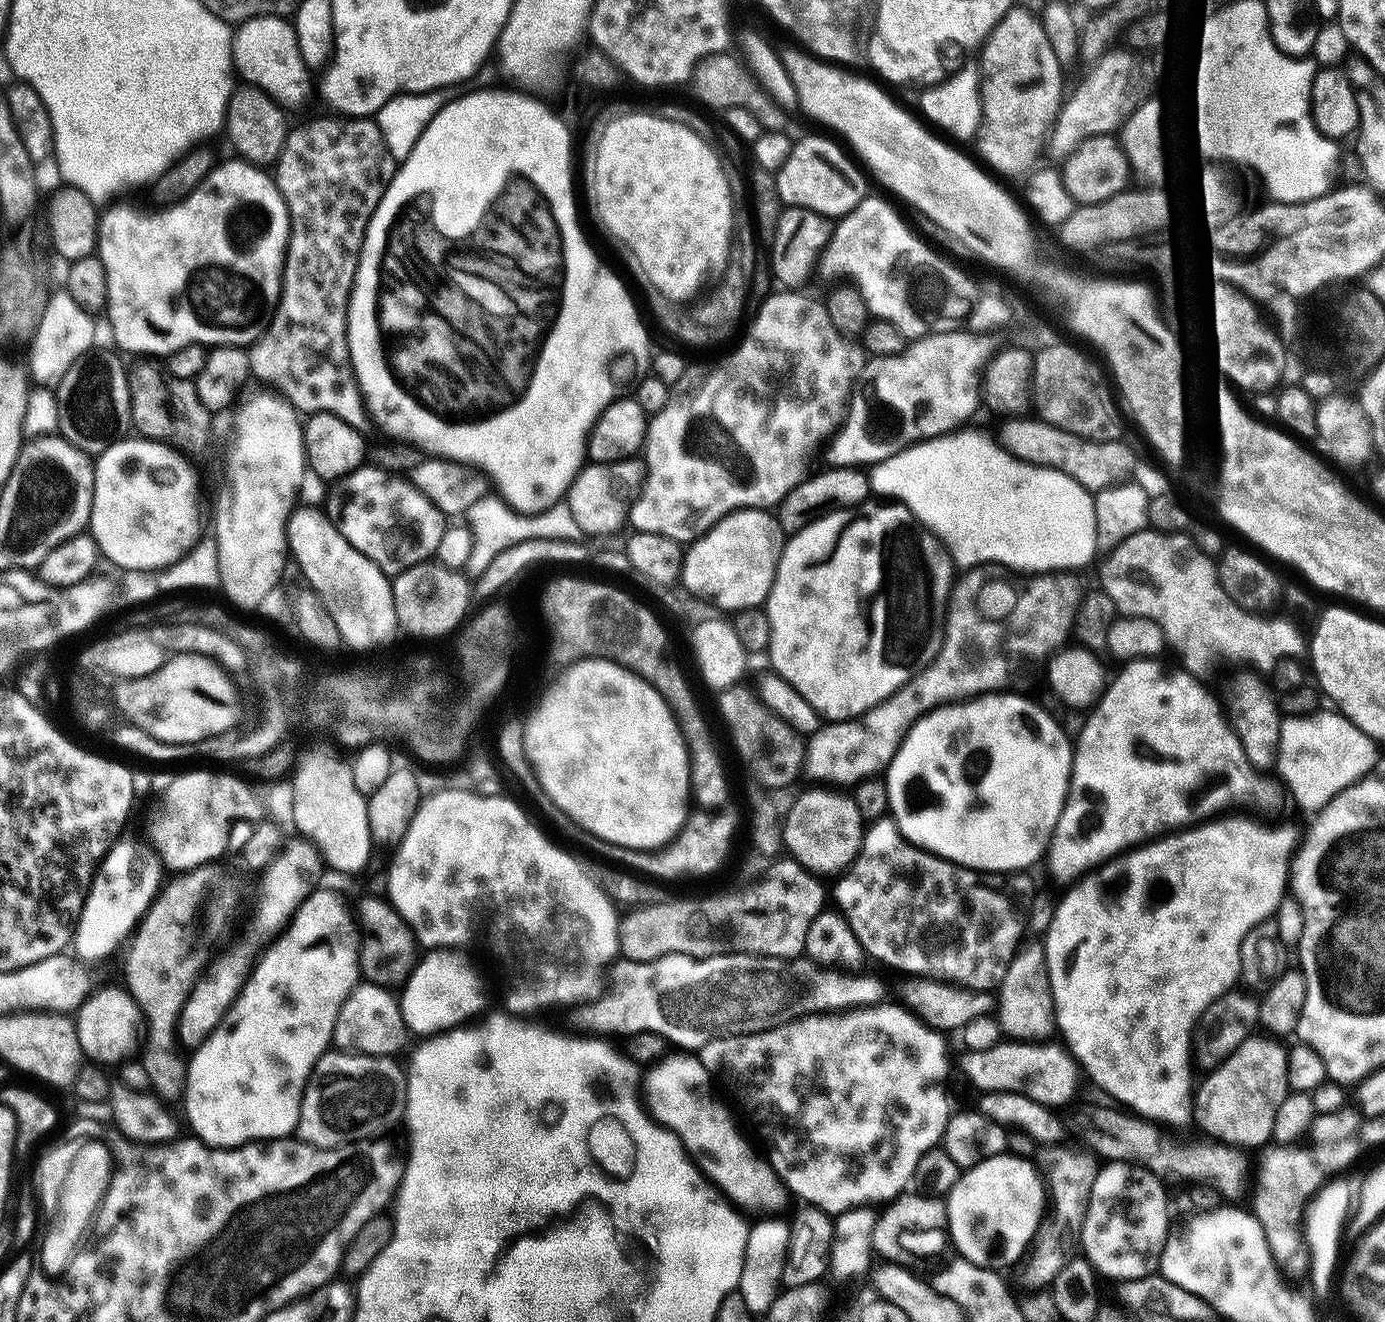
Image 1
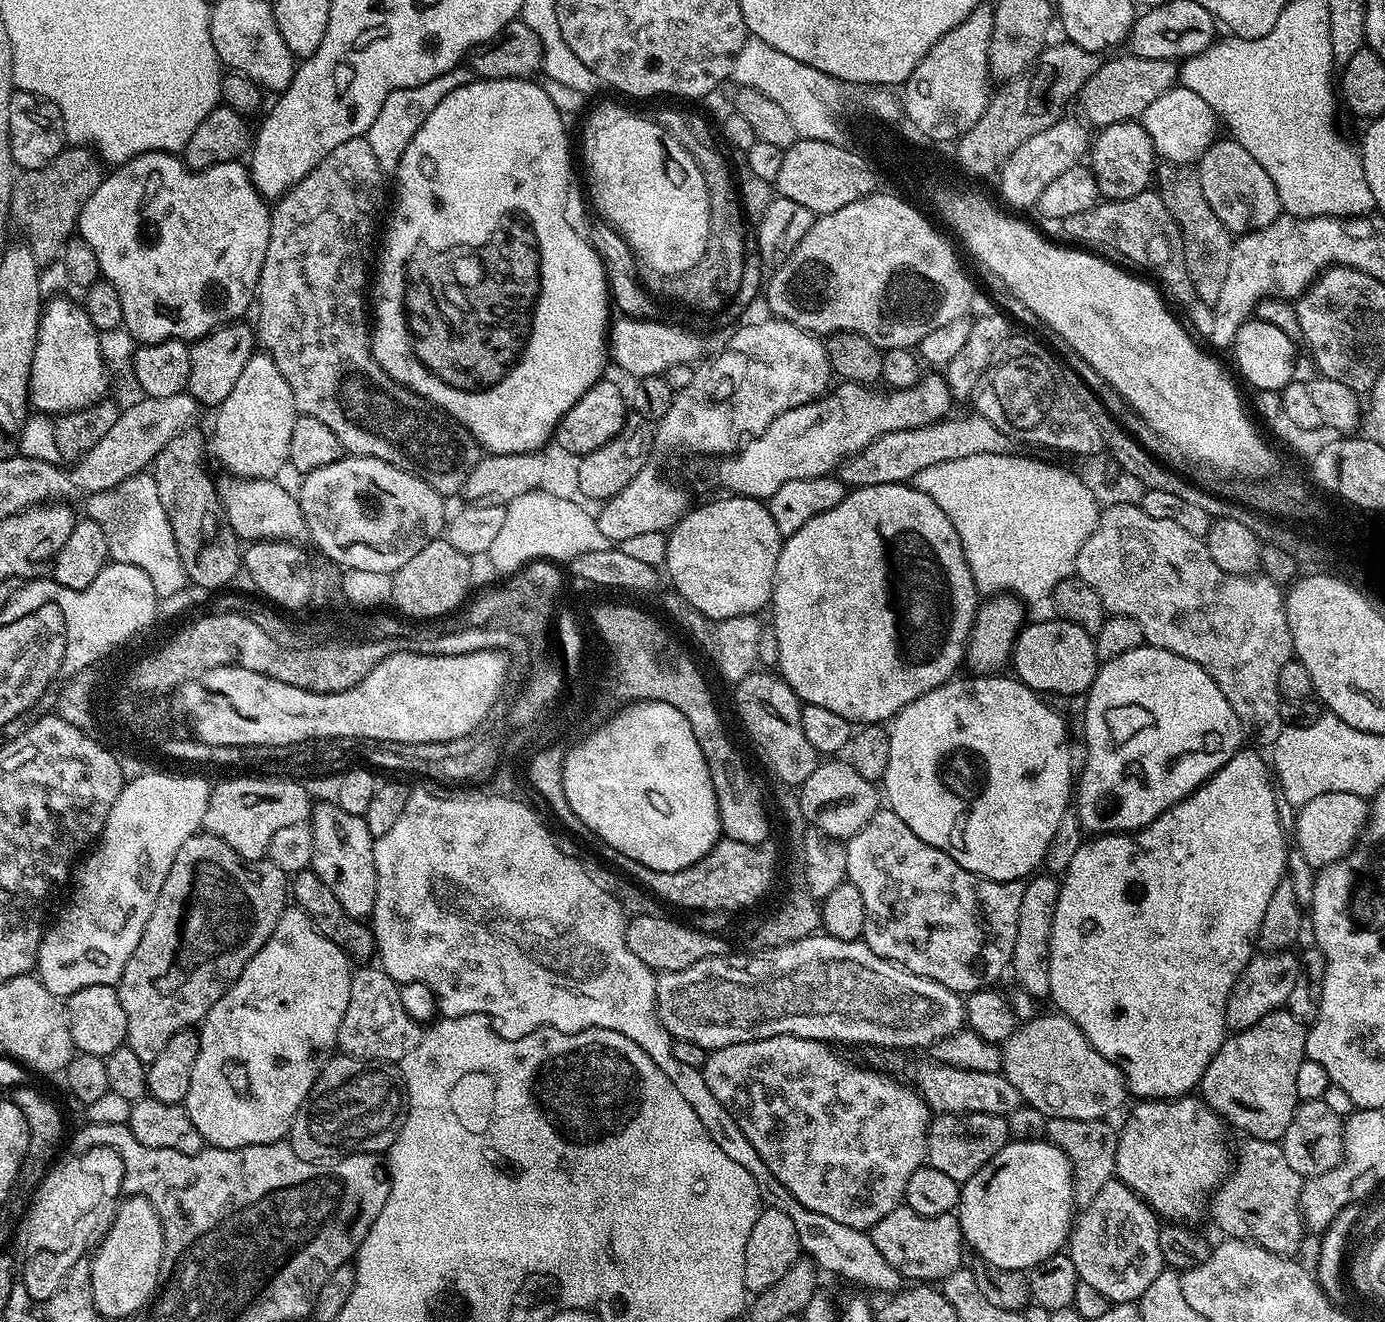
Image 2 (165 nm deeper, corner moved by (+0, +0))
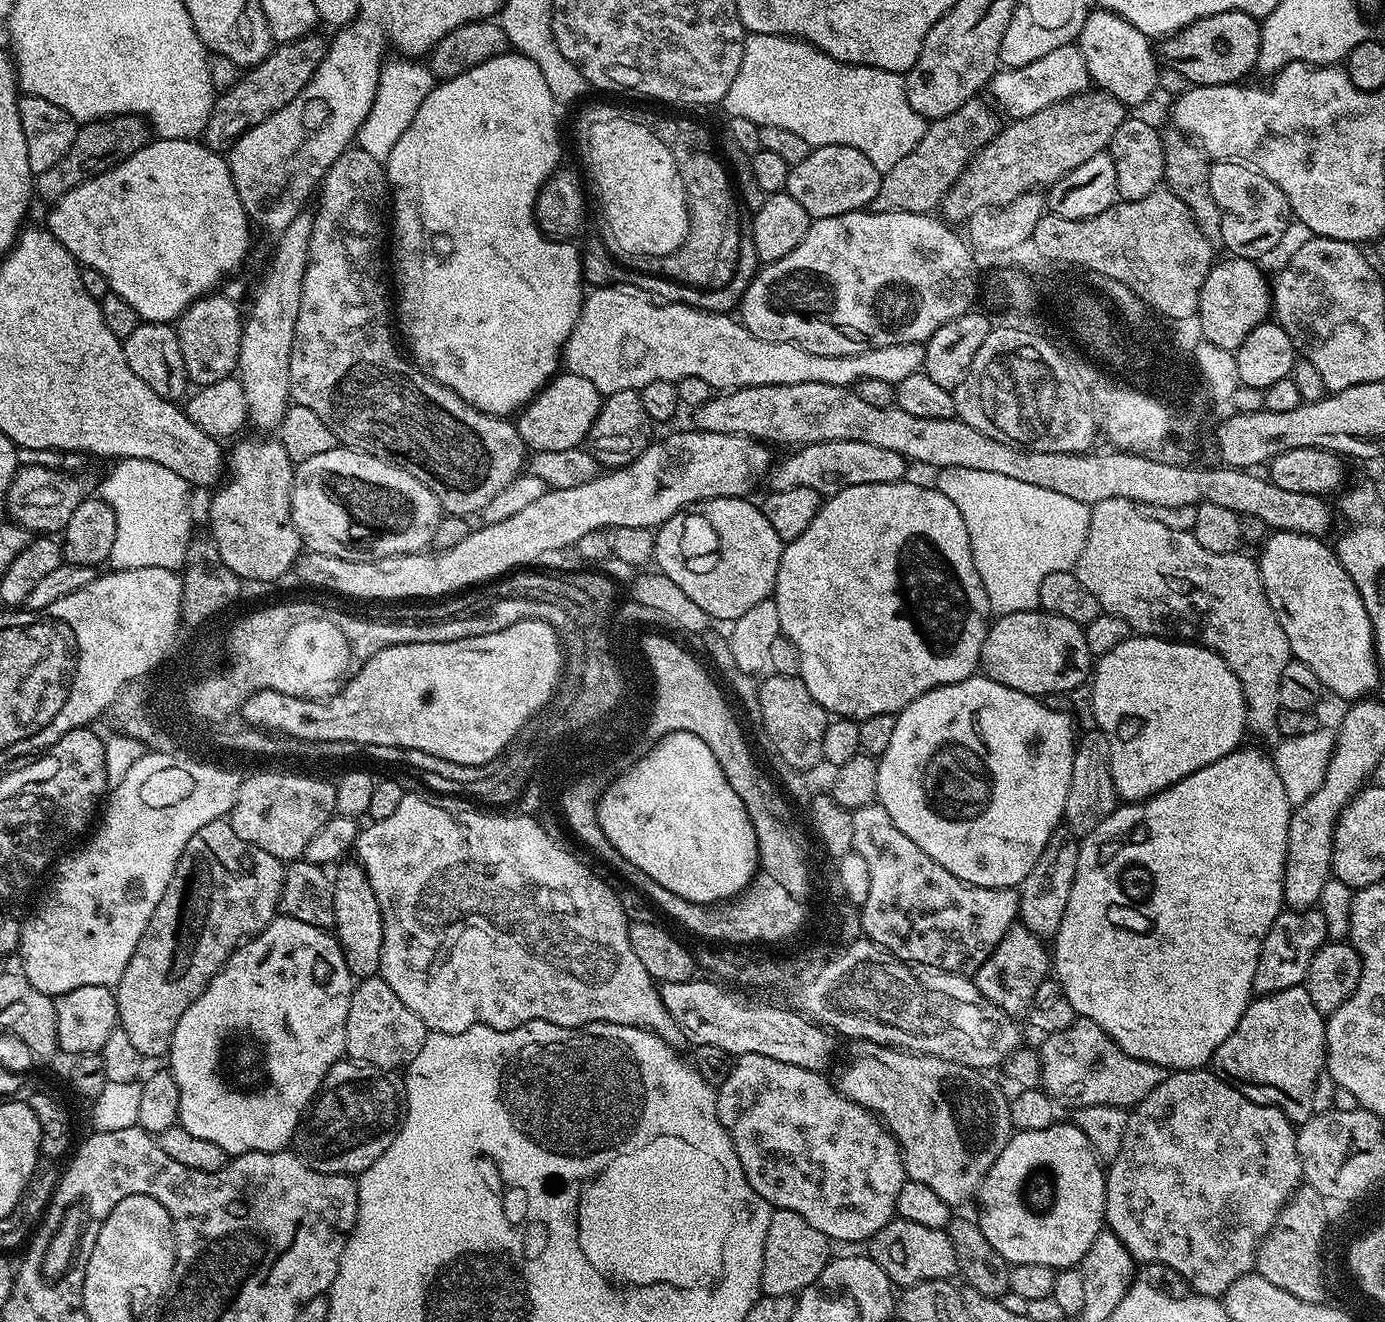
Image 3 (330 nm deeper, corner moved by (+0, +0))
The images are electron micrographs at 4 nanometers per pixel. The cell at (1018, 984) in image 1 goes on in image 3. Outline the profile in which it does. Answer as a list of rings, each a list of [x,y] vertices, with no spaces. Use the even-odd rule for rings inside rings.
[[[1058,830],[1046,842],[1046,850],[1034,862],[1034,870],[1018,886],[1020,898],[1019,921],[1025,928],[1041,938],[1055,937],[1058,926],[1062,926],[1062,914],[1066,914],[1066,902],[1074,886],[1074,874],[1078,866],[1080,840],[1067,830]]]

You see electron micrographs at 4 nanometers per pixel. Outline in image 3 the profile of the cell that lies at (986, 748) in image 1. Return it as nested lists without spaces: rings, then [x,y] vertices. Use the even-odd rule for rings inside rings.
[[[977,674],[968,680],[947,684],[941,688],[922,694],[914,702],[910,702],[896,716],[894,735],[890,737],[890,746],[878,758],[876,769],[876,800],[890,814],[890,822],[914,842],[914,846],[922,846],[938,866],[946,866],[954,878],[962,878],[962,882],[970,882],[974,886],[987,888],[1016,888],[1034,870],[1034,862],[1046,850],[1046,842],[1061,827],[1066,806],[1066,794],[1070,794],[1070,770],[1076,753],[1077,733],[1072,733],[1074,720],[1067,711],[1059,712],[1056,708],[1047,708],[1043,699],[1027,696],[1010,686],[1002,686],[1002,682],[994,682],[989,676]]]

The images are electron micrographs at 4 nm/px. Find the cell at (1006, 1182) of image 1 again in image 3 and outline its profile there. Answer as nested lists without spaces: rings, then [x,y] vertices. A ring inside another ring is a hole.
[[[1057,1122],[1046,1130],[1016,1132],[1006,1142],[1002,1154],[998,1154],[994,1166],[990,1166],[980,1184],[978,1223],[982,1234],[986,1234],[986,1242],[990,1242],[990,1246],[994,1246],[1009,1265],[1034,1262],[1057,1270],[1077,1267],[1086,1250],[1090,1250],[1094,1238],[1098,1238],[1105,1227],[1105,1175],[1105,1165],[1077,1124]]]

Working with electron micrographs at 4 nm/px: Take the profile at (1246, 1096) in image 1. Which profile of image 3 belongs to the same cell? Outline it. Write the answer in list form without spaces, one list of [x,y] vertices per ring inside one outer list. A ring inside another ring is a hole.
[[[1301,986],[1271,992],[1269,996],[1257,995],[1242,1014],[1230,1038],[1226,1038],[1212,1055],[1210,1068],[1227,1084],[1233,1084],[1239,1092],[1246,1094],[1246,1098],[1282,1110],[1293,1125],[1299,1126],[1314,1115],[1314,1082],[1325,1071],[1327,1058],[1326,1018]]]

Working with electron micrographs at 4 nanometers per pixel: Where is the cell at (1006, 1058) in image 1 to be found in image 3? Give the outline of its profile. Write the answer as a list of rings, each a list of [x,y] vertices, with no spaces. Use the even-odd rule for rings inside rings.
[[[1077,1018],[1061,1032],[1050,1032],[1043,1037],[1044,1045],[1038,1051],[1042,1062],[1040,1082],[1045,1092],[1057,1102],[1065,1100],[1068,1106],[1118,1106],[1131,1110],[1161,1084],[1166,1069],[1154,1062],[1130,1058],[1094,1022]]]

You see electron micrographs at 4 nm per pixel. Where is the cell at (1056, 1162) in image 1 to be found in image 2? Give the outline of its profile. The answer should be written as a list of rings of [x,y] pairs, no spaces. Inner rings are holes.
[[[1051,1118],[1046,1126],[1046,1139],[1049,1144],[1058,1146],[1072,1167],[1072,1185],[1077,1209],[1083,1210],[1094,1202],[1098,1190],[1116,1174],[1117,1129],[1108,1125],[1107,1119],[1079,1120],[1078,1118]]]

